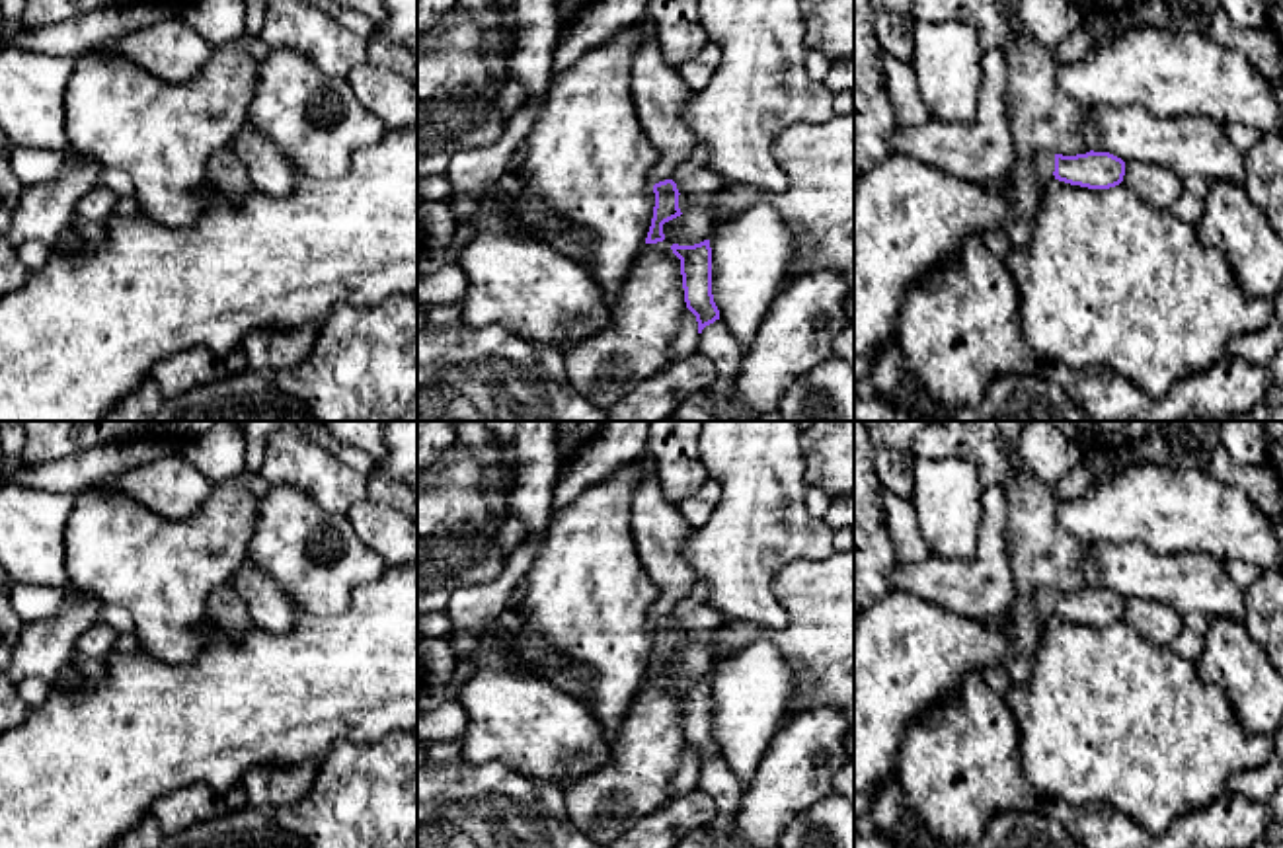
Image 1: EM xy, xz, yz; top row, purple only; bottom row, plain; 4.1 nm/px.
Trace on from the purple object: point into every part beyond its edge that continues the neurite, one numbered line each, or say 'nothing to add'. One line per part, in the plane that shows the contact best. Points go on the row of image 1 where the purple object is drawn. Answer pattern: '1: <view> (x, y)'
1: yz (1044, 162)

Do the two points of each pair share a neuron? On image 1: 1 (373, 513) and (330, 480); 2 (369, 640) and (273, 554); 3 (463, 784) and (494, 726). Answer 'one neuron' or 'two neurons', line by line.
1: two neurons
2: two neurons
3: two neurons

